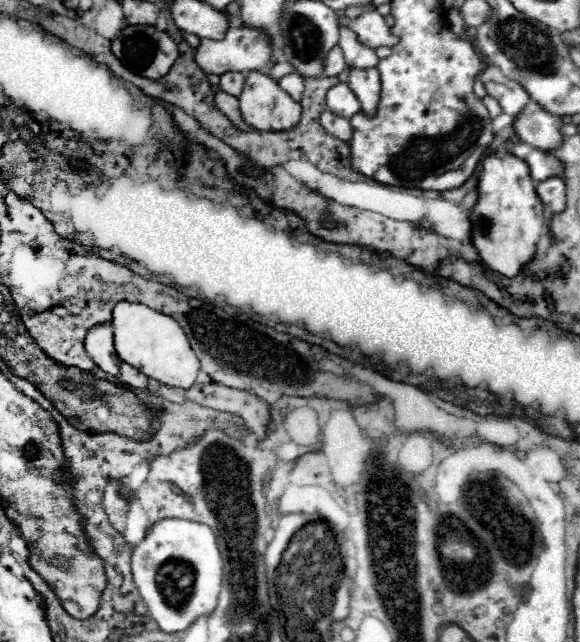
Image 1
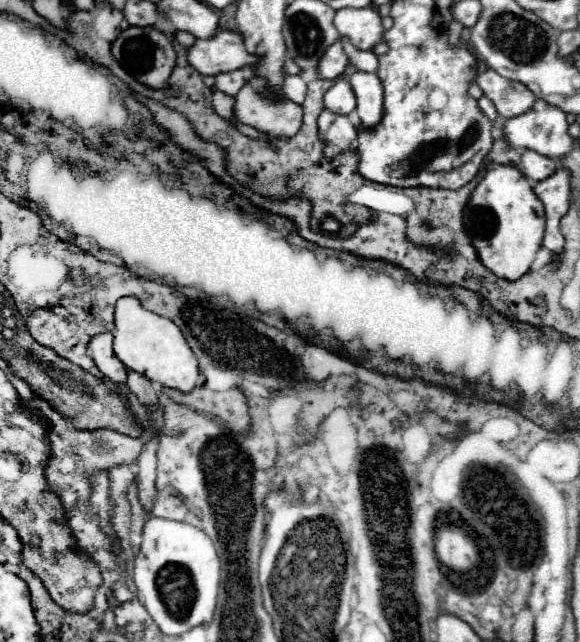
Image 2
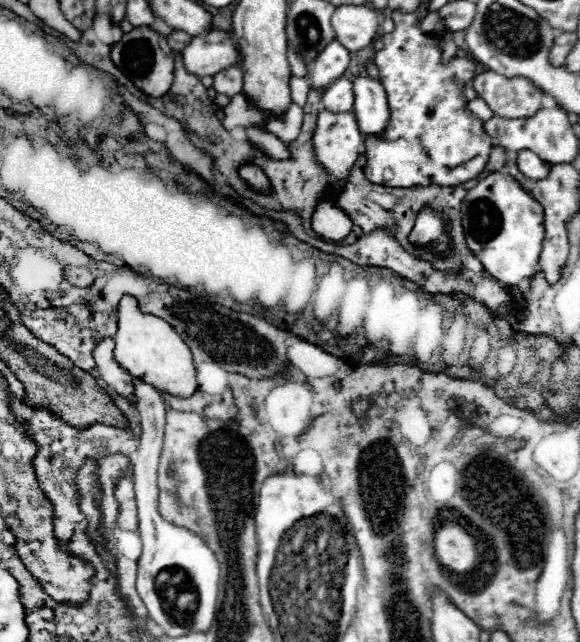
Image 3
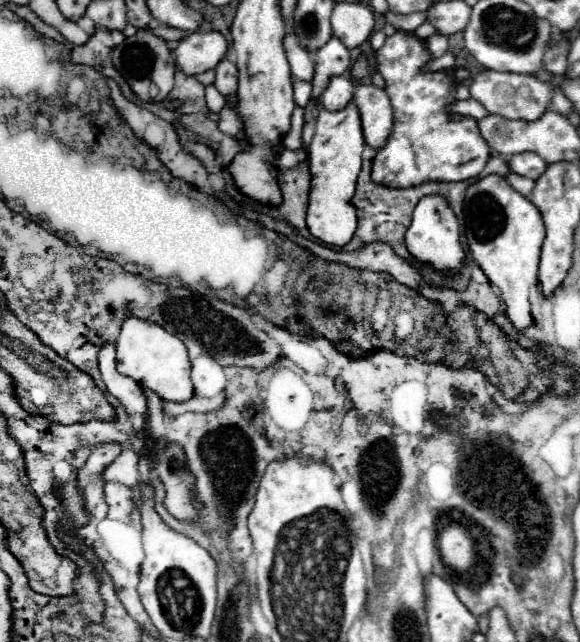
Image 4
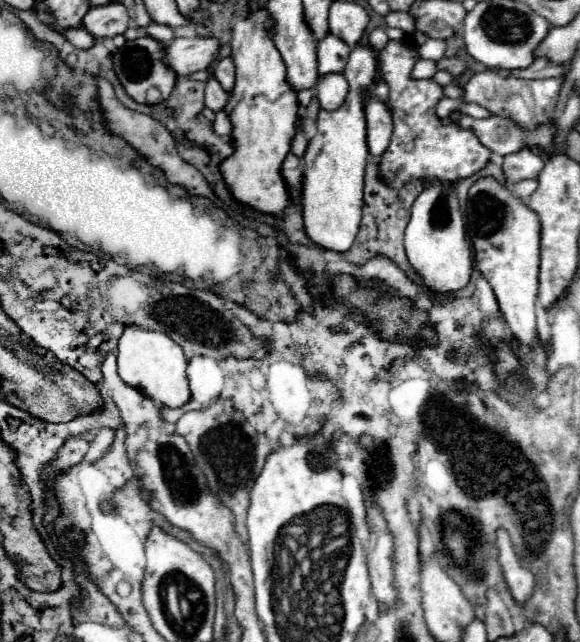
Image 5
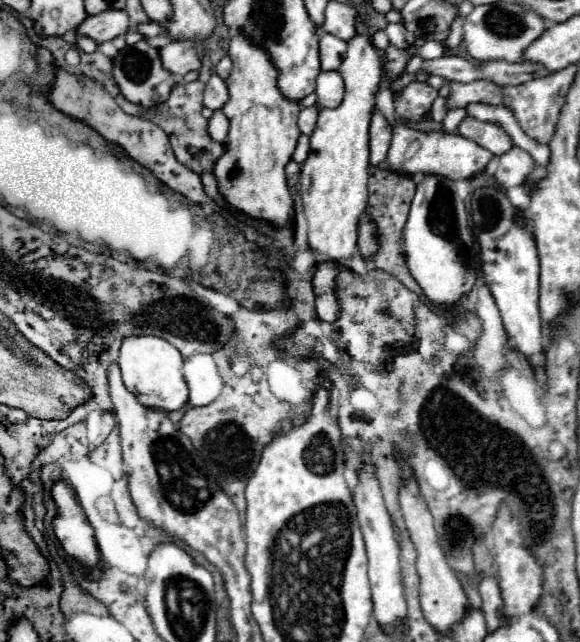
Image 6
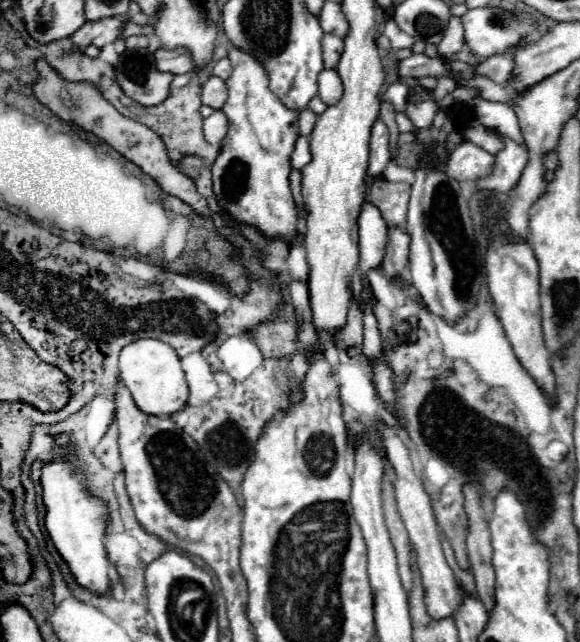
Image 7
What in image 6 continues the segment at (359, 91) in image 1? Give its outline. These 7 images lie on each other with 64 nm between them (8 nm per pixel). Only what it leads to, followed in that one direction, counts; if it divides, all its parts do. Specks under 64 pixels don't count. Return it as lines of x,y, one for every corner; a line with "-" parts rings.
374,110
370,122
370,166
380,166
386,160
390,138
392,138
390,124
378,110

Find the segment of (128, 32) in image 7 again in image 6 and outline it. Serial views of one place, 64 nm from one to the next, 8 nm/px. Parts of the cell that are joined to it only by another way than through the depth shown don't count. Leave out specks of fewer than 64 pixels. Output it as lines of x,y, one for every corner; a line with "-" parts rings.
153,21
140,25
138,27
138,32
145,38
152,38
155,36
161,36
163,34
166,35
166,30
163,30
159,23

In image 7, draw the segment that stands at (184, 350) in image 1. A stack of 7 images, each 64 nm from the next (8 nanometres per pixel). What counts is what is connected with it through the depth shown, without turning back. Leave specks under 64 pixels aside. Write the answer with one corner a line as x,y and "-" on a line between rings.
136,340
122,348
120,352
120,378
124,386
130,390
136,406
144,414
152,416
172,416
182,410
188,400
188,384
184,378
184,370
172,346
160,340

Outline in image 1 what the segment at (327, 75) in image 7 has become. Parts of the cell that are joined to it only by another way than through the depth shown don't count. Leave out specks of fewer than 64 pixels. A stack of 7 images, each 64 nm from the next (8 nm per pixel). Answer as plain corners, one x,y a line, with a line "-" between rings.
340,82
328,90
326,104
328,104
330,112
340,114
344,118
352,118
356,112
360,112
360,102
356,100
354,92
344,82

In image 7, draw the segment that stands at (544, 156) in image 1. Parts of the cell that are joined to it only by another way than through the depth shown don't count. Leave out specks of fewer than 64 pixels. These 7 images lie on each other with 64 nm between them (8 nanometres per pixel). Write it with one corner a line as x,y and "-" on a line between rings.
502,134
498,136
504,148
496,154
496,168
490,176
476,182
476,190
488,190
488,192
500,192
500,194
510,192
528,162
526,148
522,148
508,136
502,136

